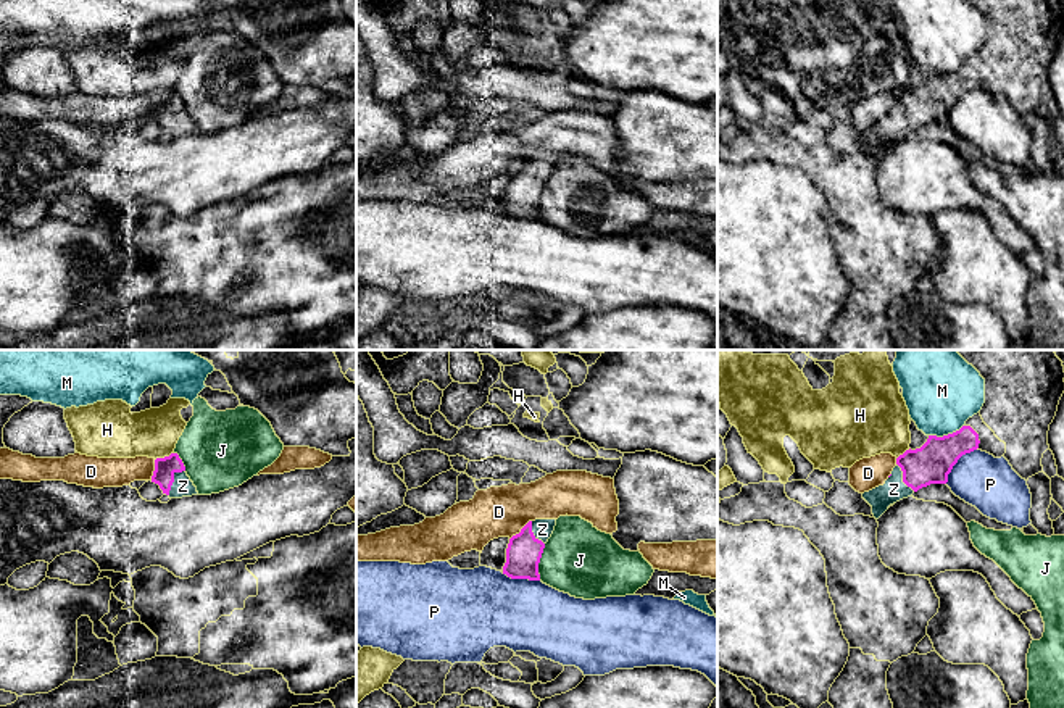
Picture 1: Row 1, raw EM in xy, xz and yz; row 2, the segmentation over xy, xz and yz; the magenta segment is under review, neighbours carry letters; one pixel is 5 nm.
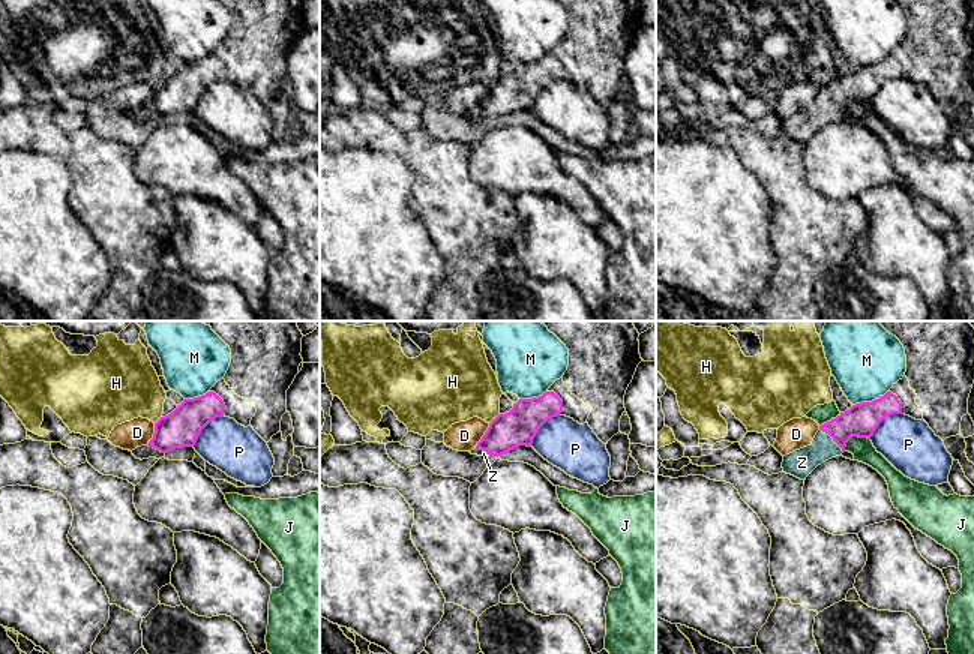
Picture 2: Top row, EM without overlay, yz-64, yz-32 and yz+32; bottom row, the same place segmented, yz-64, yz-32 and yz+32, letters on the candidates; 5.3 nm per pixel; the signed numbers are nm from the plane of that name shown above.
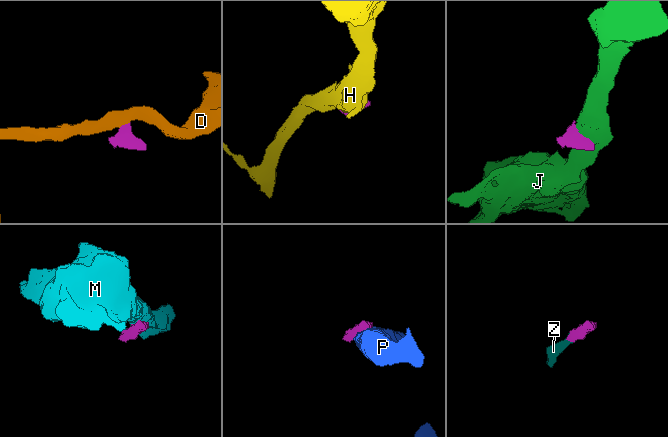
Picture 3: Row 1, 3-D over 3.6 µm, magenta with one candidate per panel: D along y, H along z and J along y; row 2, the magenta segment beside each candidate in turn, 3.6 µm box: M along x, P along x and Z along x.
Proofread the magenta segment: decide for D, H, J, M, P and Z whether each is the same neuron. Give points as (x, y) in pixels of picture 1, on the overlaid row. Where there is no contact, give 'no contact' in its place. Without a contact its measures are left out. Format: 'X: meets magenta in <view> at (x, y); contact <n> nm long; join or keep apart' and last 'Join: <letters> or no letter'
D: meets magenta in xz at (521, 531); contact 150 nm long; keep apart
H: meets magenta in xy at (165, 457); contact 100 nm long; keep apart
J: meets magenta in xz at (539, 562); contact 190 nm long; keep apart
M: meets magenta in yz at (945, 436); contact 190 nm long; keep apart
P: meets magenta in yz at (956, 462); contact 240 nm long; keep apart
Z: meets magenta in xy at (173, 479); contact 150 nm long; join
Join: Z

